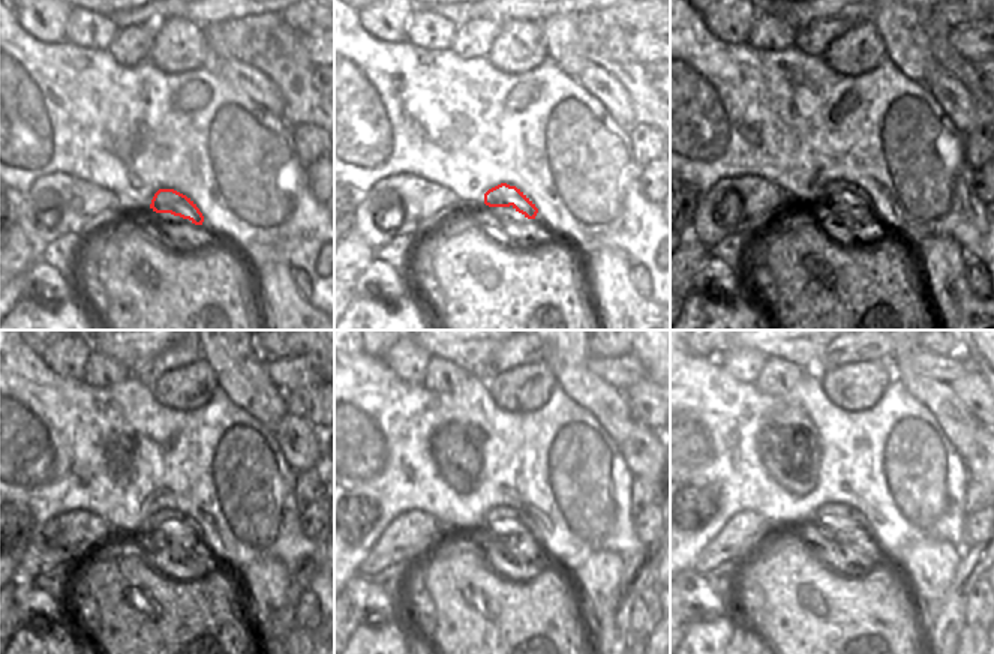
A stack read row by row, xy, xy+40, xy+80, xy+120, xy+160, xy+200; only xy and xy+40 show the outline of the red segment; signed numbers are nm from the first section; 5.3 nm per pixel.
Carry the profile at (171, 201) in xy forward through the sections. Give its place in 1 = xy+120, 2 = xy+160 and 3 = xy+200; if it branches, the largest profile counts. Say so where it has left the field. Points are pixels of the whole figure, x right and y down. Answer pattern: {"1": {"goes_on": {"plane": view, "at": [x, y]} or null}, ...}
{"1": {"goes_on": {"plane": "xy+120", "at": [173, 516]}}, "2": {"goes_on": {"plane": "xy+160", "at": [508, 515]}}, "3": {"goes_on": {"plane": "xy+200", "at": [829, 507]}}}

